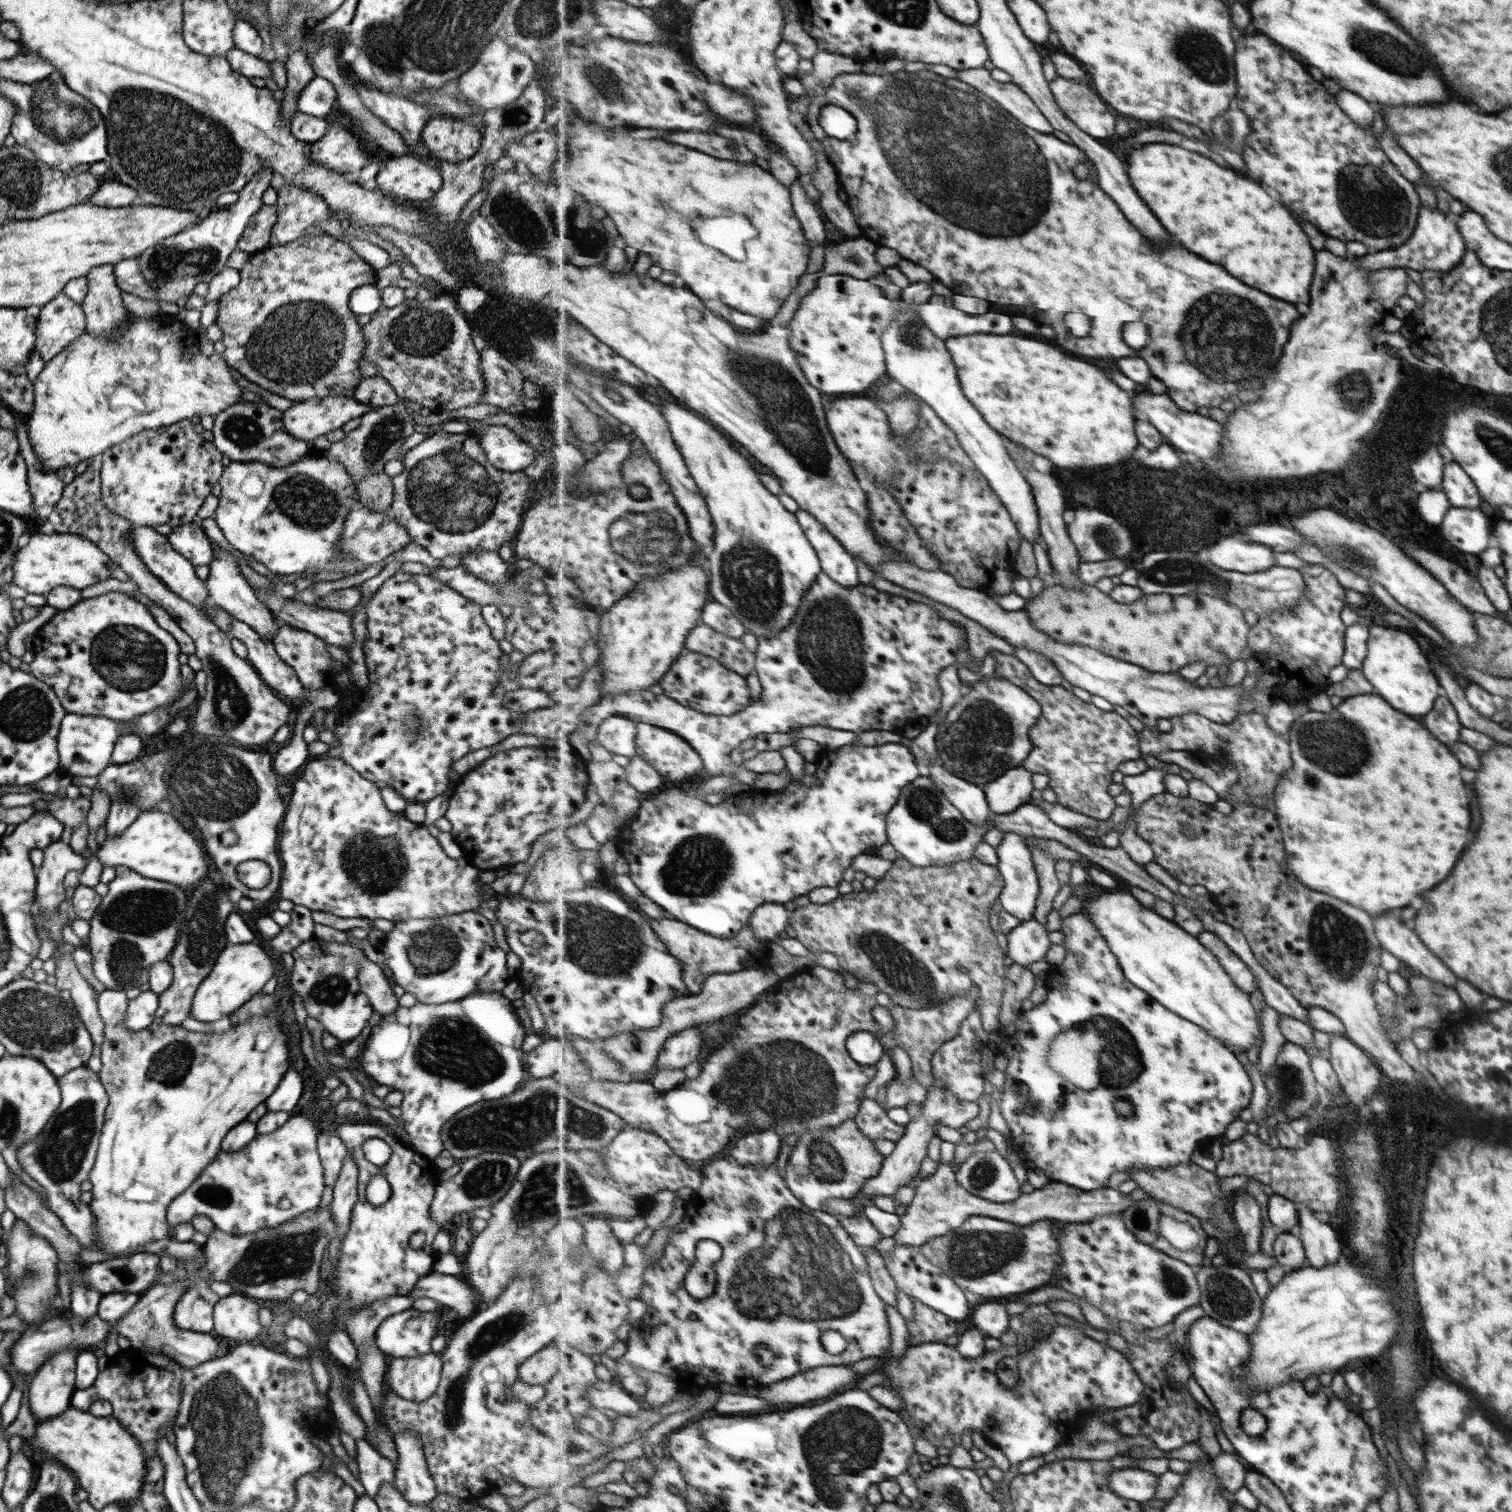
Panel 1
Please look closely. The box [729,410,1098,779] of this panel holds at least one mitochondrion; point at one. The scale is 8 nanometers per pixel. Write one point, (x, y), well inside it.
(829, 642)

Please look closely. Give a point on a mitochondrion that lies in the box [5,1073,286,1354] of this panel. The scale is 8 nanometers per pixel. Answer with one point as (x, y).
(61, 1153)

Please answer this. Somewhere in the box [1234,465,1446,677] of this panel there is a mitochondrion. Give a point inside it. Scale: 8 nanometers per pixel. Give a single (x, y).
(1349, 554)

